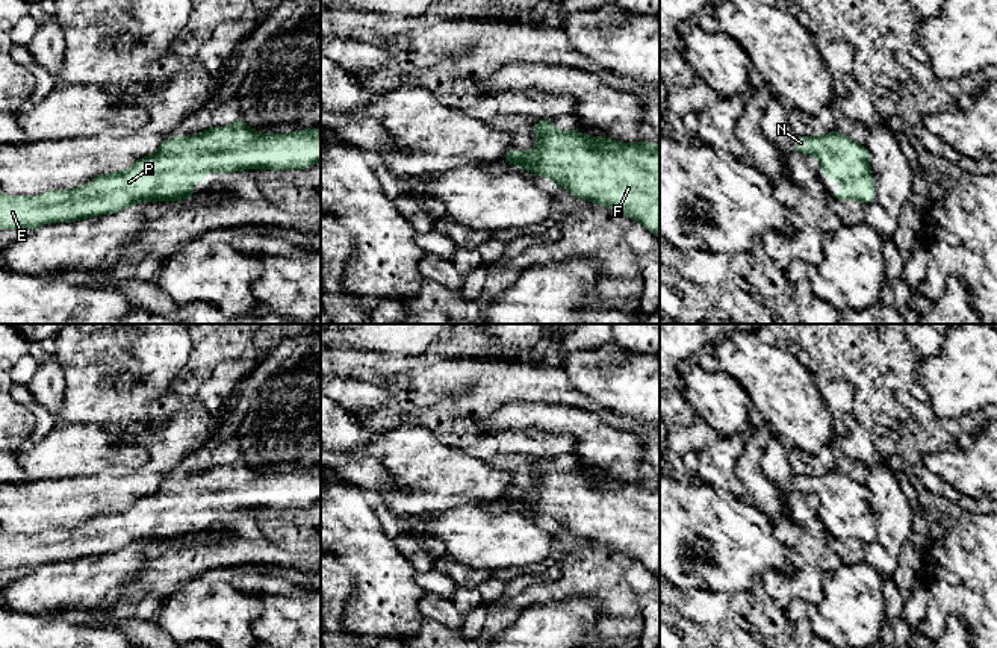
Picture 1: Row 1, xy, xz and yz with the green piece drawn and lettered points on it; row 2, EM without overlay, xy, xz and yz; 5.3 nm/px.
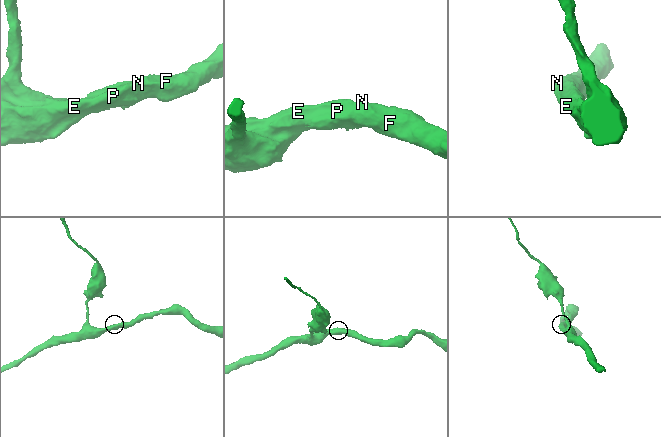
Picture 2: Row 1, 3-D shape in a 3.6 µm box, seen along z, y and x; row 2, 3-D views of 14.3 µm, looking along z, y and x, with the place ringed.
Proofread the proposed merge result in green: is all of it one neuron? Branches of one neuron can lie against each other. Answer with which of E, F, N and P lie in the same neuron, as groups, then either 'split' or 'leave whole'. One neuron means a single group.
groups E F N P; leave whole

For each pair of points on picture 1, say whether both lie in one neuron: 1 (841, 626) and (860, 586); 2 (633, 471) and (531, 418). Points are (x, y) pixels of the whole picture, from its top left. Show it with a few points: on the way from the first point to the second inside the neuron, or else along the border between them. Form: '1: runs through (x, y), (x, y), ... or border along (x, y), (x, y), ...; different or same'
1: runs through (849, 616), (852, 595); same
2: runs through (607, 445), (601, 445), (581, 426), (557, 420); same

